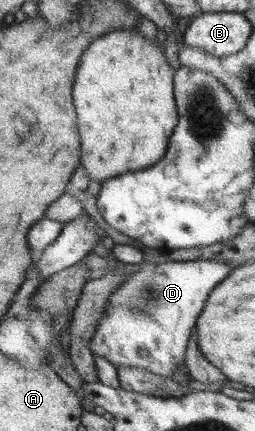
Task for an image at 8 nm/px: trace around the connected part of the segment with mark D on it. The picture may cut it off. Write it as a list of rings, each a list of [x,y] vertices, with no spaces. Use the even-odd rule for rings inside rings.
[[[174,261],[138,264],[118,288],[108,294],[106,309],[88,340],[92,355],[104,357],[114,367],[138,367],[159,377],[172,379],[185,363],[185,351],[206,295],[230,273],[232,267],[222,261]]]

